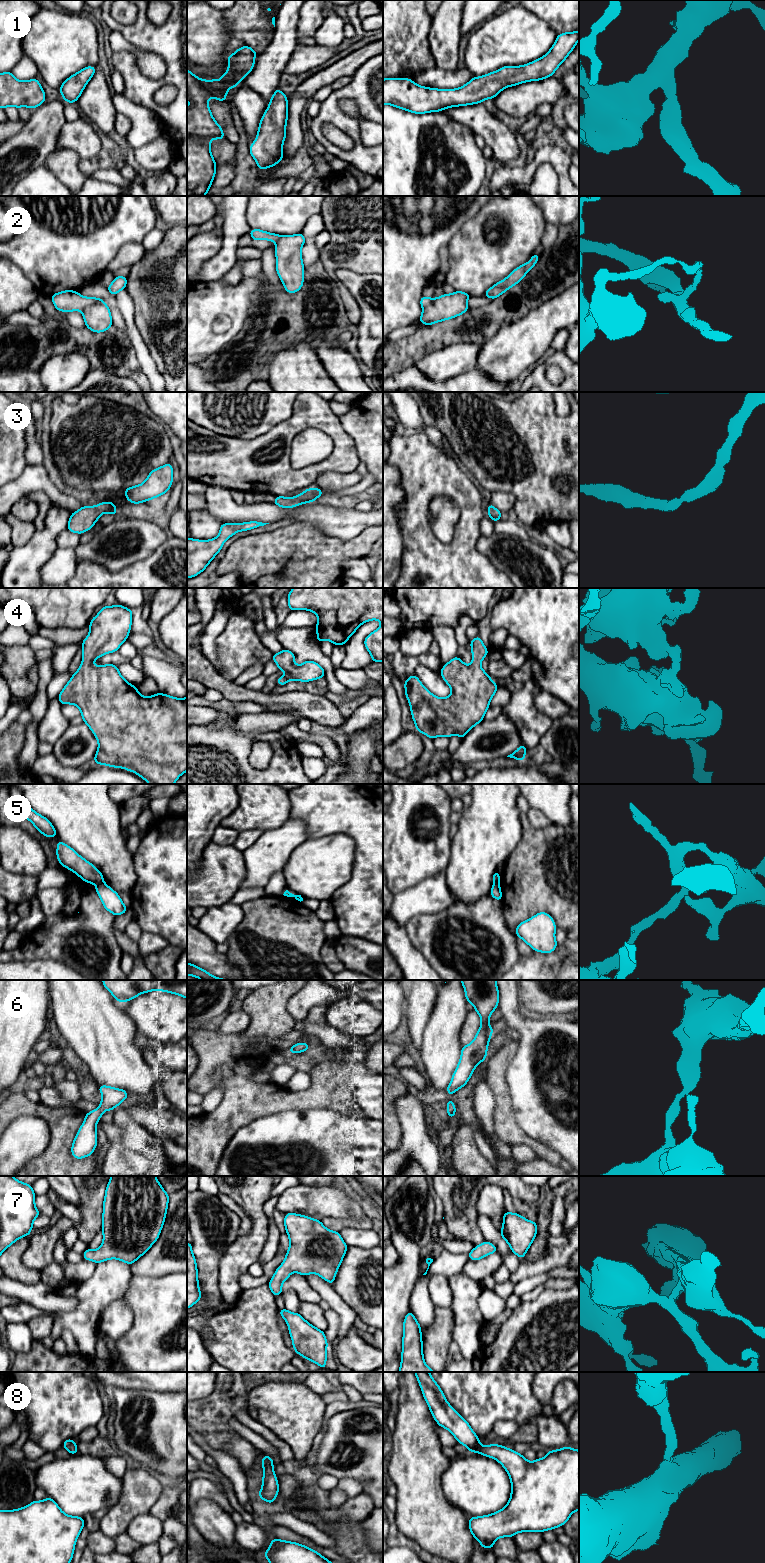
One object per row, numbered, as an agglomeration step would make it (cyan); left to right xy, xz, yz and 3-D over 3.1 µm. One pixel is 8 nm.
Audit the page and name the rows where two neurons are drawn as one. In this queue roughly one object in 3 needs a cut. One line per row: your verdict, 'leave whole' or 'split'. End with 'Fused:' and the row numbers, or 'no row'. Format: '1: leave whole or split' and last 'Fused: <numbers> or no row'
1: leave whole
2: split
3: leave whole
4: leave whole
5: split
6: leave whole
7: leave whole
8: leave whole
Fused: 2, 5

